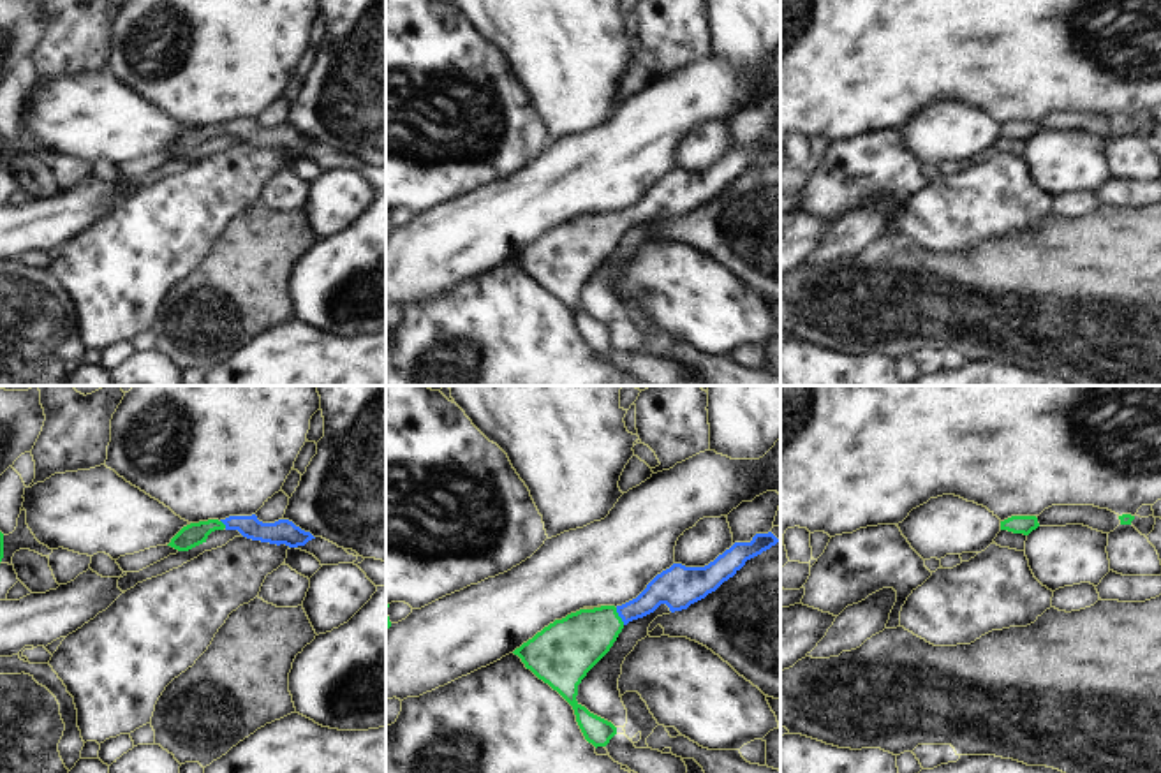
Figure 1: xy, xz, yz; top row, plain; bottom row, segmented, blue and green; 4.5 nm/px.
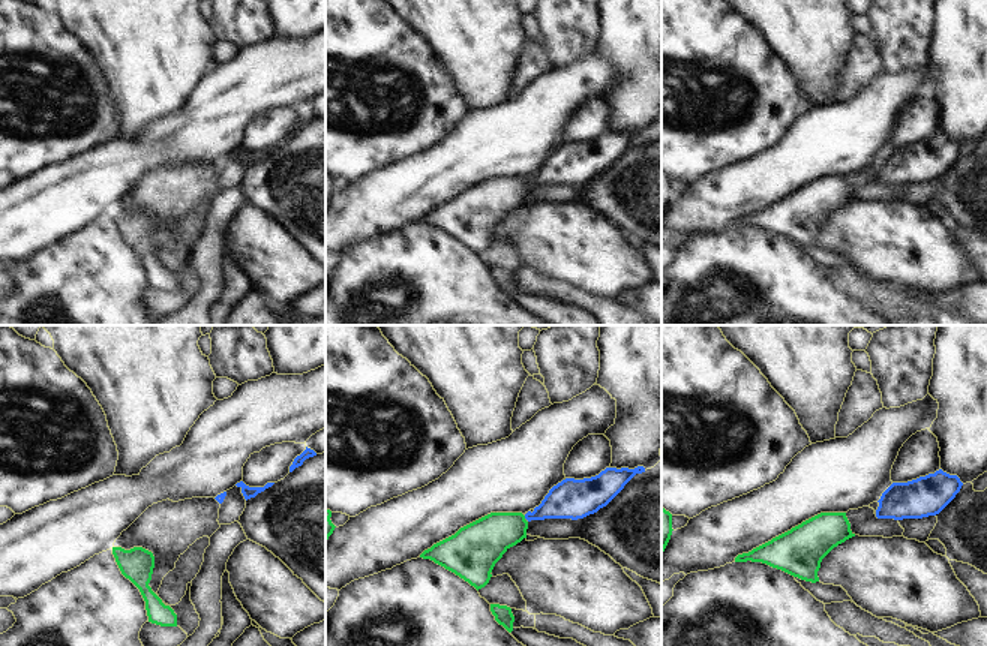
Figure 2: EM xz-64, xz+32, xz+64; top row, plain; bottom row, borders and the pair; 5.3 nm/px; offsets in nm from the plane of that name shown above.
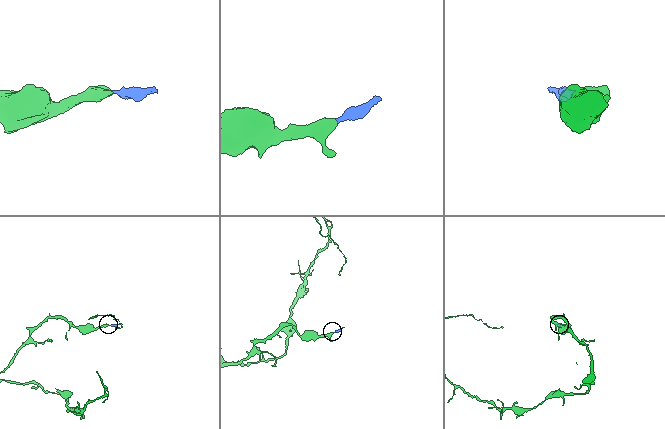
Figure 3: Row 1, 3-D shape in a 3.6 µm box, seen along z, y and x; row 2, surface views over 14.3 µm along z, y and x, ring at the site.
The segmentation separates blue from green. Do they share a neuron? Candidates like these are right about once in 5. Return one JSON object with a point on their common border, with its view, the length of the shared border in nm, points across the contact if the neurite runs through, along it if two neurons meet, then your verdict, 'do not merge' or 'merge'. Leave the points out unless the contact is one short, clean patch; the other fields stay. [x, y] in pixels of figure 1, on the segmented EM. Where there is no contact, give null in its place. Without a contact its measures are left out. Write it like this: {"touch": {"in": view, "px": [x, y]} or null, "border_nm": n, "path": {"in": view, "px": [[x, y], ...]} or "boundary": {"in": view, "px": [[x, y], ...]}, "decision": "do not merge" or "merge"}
{"touch": {"in": "xz", "px": [619, 615]}, "border_nm": 90, "path": {"in": "xz", "px": [[666, 588], [619, 615], [573, 645]]}, "decision": "merge"}

